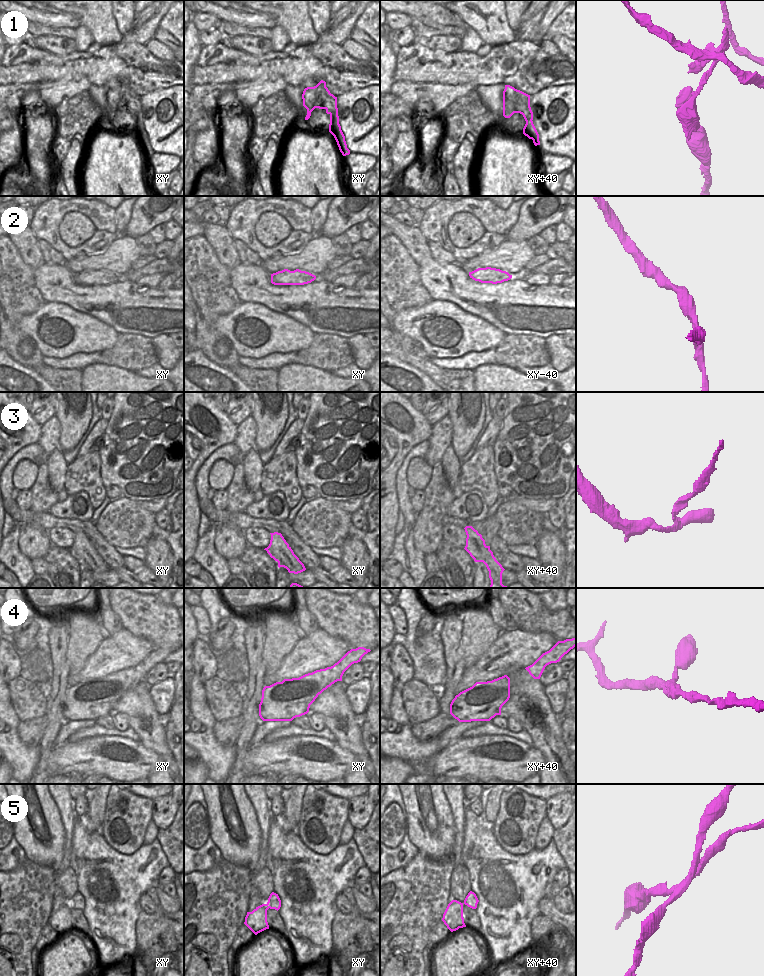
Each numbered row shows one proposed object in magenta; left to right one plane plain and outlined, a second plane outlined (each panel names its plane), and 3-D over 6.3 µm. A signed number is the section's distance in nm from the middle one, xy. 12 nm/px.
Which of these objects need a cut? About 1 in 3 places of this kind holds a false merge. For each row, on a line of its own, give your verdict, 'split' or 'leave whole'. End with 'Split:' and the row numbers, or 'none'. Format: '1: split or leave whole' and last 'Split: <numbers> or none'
1: split
2: leave whole
3: split
4: leave whole
5: split
Split: 1, 3, 5

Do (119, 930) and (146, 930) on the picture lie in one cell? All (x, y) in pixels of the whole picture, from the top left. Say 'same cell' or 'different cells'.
different cells

